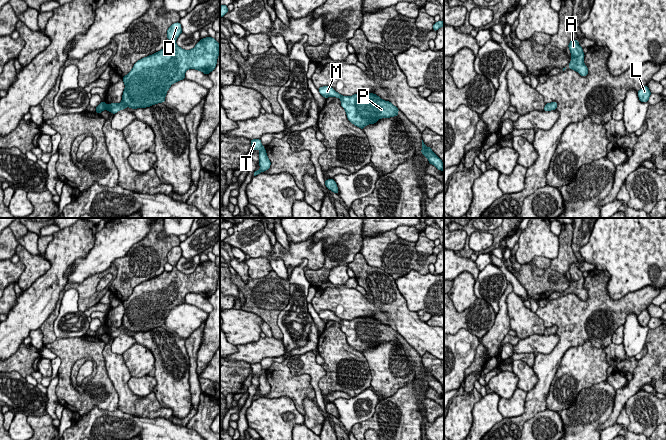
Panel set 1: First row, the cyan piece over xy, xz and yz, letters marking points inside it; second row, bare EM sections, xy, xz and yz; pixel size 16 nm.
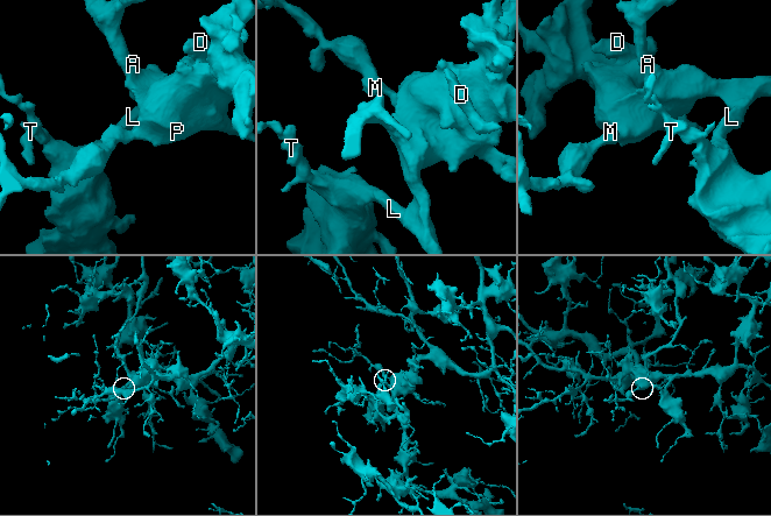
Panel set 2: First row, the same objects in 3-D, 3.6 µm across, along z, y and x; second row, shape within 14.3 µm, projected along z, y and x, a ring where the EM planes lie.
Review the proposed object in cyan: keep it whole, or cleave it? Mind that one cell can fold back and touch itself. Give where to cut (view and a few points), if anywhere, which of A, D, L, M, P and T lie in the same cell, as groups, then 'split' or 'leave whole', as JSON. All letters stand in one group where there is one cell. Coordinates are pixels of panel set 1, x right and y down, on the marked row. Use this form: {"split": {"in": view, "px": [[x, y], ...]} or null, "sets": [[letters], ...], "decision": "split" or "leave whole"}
{"split": null, "sets": [["A", "D", "L", "M", "P", "T"]], "decision": "leave whole"}

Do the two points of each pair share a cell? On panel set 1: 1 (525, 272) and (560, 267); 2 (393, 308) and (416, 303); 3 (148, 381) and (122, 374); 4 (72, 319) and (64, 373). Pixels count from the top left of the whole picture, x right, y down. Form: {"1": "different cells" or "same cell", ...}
{"1": "different cells", "2": "different cells", "3": "different cells", "4": "different cells"}

